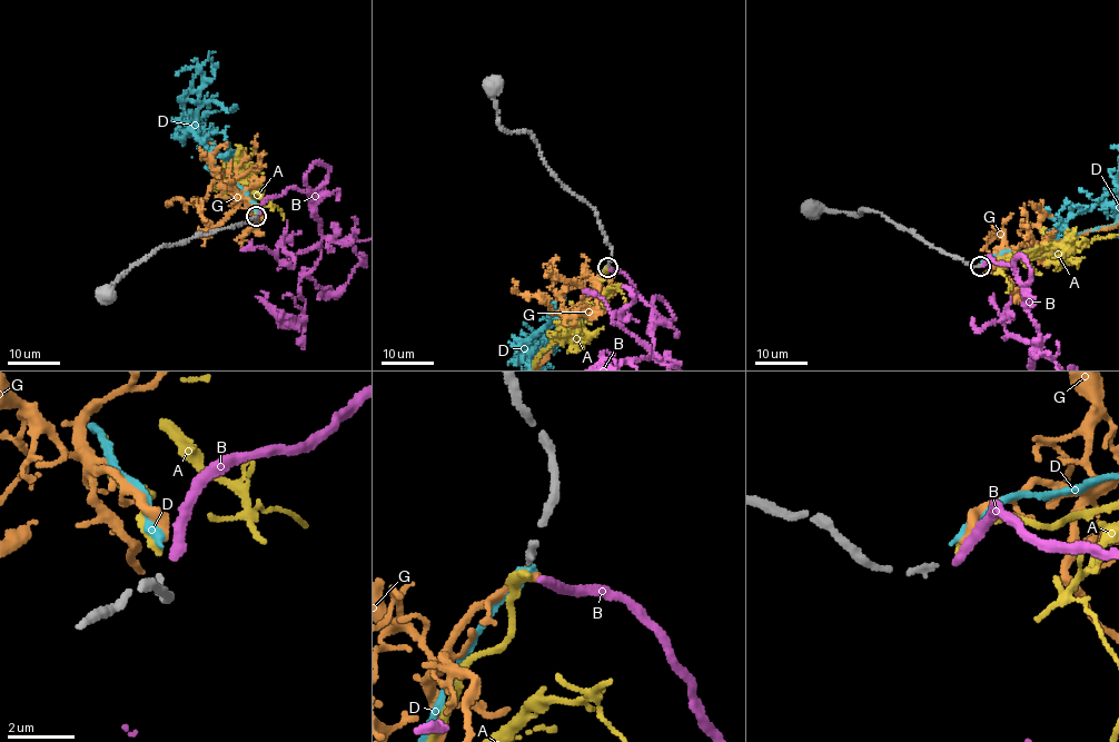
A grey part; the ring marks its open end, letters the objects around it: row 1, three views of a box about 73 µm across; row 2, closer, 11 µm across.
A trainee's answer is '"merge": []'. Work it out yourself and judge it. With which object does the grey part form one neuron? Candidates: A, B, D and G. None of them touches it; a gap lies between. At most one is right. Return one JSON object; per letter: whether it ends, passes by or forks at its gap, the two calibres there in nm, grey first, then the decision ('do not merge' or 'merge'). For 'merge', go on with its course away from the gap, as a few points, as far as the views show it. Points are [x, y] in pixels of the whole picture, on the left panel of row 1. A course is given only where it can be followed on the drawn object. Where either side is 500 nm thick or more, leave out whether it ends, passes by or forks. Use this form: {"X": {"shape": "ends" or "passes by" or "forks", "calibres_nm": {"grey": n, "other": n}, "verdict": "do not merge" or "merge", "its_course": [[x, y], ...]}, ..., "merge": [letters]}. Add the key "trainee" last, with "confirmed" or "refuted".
{"A": {"shape": "ends", "calibres_nm": {"grey": 170, "other": 280}, "verdict": "merge"}, "B": {"shape": "ends", "calibres_nm": {"grey": 170, "other": 280}, "verdict": "do not merge"}, "D": {"shape": "ends", "calibres_nm": {"grey": 170, "other": 260}, "verdict": "do not merge"}, "G": {"shape": "ends", "calibres_nm": {"grey": 170, "other": 320}, "verdict": "do not merge"}, "merge": ["A"], "trainee": "refuted"}

